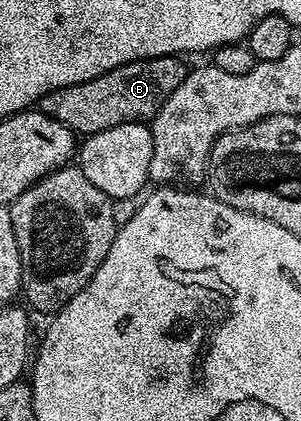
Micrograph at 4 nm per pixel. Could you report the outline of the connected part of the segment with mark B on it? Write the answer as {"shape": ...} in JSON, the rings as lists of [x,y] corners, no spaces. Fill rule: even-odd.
{"shape":[[[160,55],[124,63],[91,81],[48,91],[39,101],[39,110],[55,121],[67,125],[81,137],[124,123],[152,120],[163,101],[167,101],[167,97],[171,97],[171,93],[175,93],[175,89],[179,89],[184,81],[187,67],[181,62],[176,55]]]}

